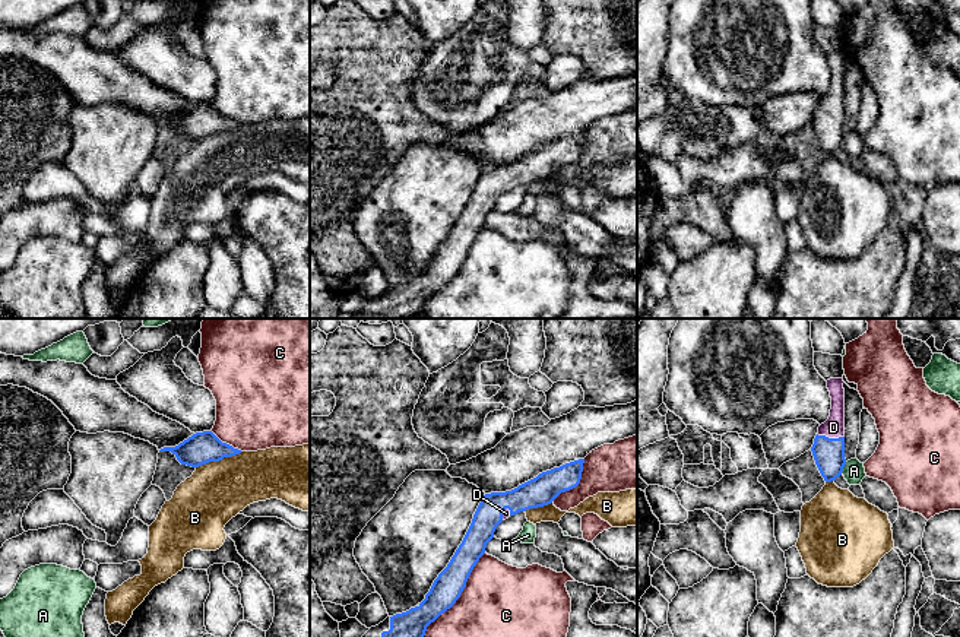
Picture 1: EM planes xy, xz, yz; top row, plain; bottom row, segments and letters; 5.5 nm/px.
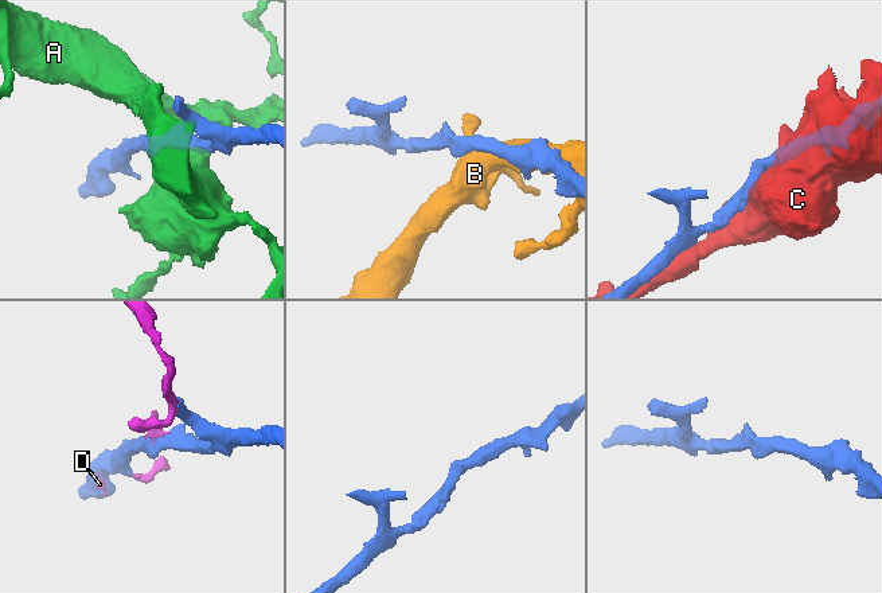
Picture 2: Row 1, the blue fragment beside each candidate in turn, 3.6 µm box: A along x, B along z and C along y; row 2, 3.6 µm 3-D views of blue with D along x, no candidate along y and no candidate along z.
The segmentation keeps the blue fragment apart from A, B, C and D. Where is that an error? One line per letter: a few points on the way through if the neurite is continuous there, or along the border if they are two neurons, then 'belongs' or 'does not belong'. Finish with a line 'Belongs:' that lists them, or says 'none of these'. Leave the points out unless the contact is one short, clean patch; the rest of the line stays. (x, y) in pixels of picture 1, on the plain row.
A: does not belong
B: does not belong
C: does not belong
D: belongs
Belongs: D

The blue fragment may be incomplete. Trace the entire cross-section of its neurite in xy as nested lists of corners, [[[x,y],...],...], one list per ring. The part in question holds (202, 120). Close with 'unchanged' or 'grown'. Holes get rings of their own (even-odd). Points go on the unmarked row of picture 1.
[[[212,104],[196,105],[178,118],[164,120],[159,124],[171,124],[181,137],[191,140],[241,126],[241,123],[222,115]]]; unchanged

